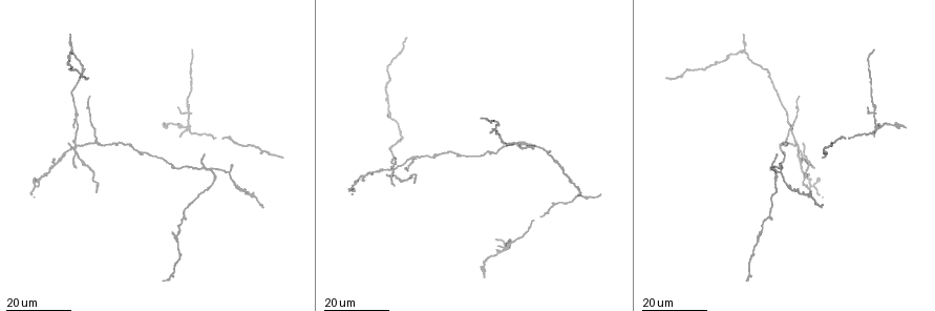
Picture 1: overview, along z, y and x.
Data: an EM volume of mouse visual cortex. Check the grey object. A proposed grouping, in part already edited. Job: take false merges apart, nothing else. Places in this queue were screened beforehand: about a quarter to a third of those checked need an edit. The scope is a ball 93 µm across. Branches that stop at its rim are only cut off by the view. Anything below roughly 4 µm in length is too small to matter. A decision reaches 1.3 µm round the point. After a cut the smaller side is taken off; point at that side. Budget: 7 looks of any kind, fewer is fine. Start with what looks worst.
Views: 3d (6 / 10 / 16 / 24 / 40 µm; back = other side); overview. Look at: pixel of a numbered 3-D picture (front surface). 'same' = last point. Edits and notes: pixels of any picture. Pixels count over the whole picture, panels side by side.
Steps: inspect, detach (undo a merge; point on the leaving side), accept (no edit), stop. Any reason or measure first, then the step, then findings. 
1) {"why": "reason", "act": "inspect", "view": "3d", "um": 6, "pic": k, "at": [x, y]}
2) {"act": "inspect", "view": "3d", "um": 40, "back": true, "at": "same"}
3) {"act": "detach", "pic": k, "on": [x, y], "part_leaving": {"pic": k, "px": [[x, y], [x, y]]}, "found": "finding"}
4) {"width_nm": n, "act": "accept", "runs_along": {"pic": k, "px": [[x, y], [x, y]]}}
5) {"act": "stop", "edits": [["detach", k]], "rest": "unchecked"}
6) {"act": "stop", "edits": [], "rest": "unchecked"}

{"why": "four arms meet", "act": "inspect", "view": "3d", "um": 16, "pic": 1, "at": [798, 144]}

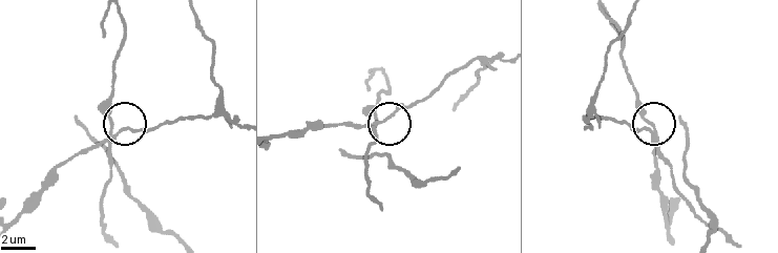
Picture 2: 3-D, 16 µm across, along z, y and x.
{"act": "inspect", "view": "3d", "um": 10, "at": "same"}

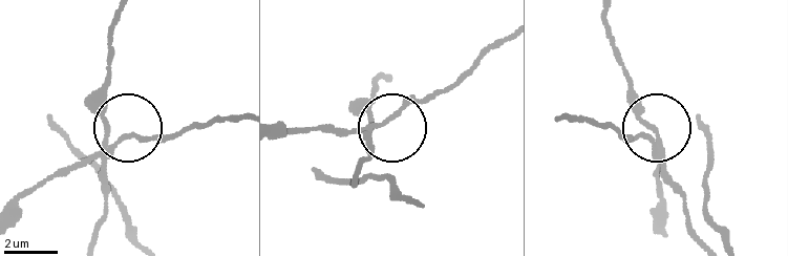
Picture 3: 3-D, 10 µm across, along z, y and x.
{"act": "inspect", "view": "3d", "um": 10, "back": true, "pic": 3, "at": [105, 139]}

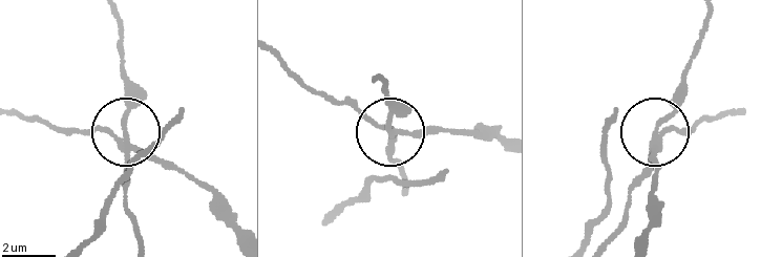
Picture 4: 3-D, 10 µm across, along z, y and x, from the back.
{"side_arm_um": 26, "act": "detach", "pic": 4, "on": [125, 111], "part_leaving": {"pic": 4, "px": [[655, 142], [704, 22]]}, "found": "a second cell is stuck on"}

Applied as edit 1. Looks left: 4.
{"act": "inspect", "view": "overview"}

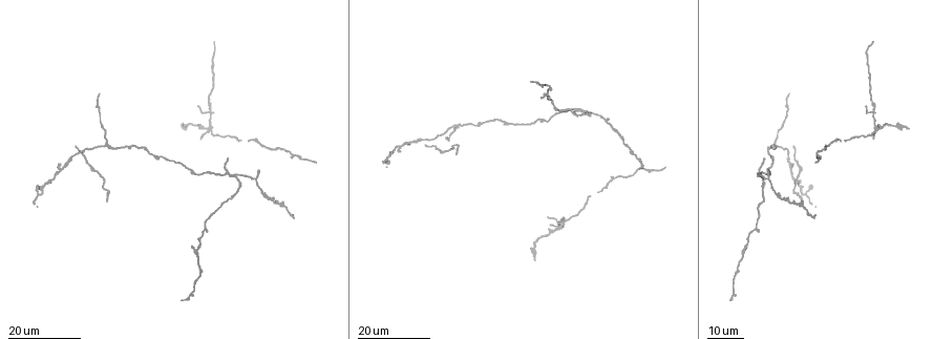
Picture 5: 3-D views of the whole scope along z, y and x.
{"why": "small branch off a trunk", "act": "inspect", "view": "3d", "um": 24, "pic": 5, "at": [456, 125]}

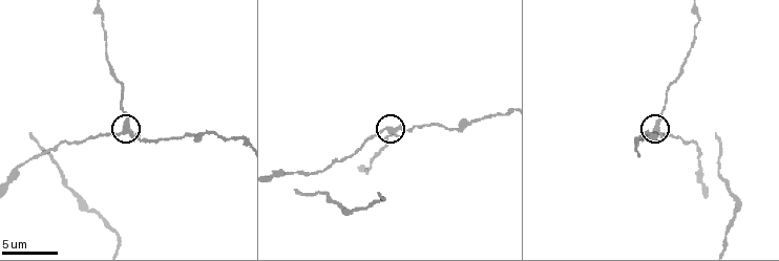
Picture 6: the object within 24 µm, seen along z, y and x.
{"act": "inspect", "view": "3d", "um": 6, "pic": 6, "at": [125, 131]}

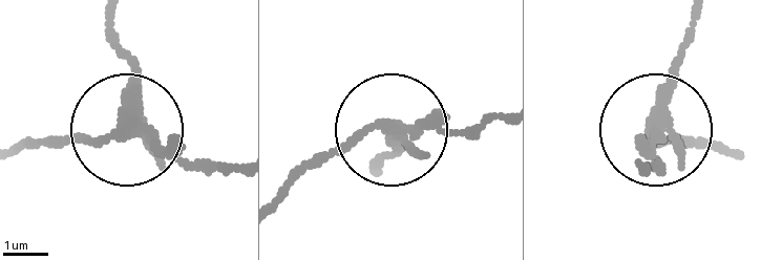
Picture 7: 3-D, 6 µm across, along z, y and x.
{"arms": 4, "act": "detach", "pic": 7, "on": [118, 51], "found": "two cells meet here"}

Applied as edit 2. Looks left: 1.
{"act": "stop", "edits": [["detach", 4], ["detach", 7]], "rest": "unchecked"}

